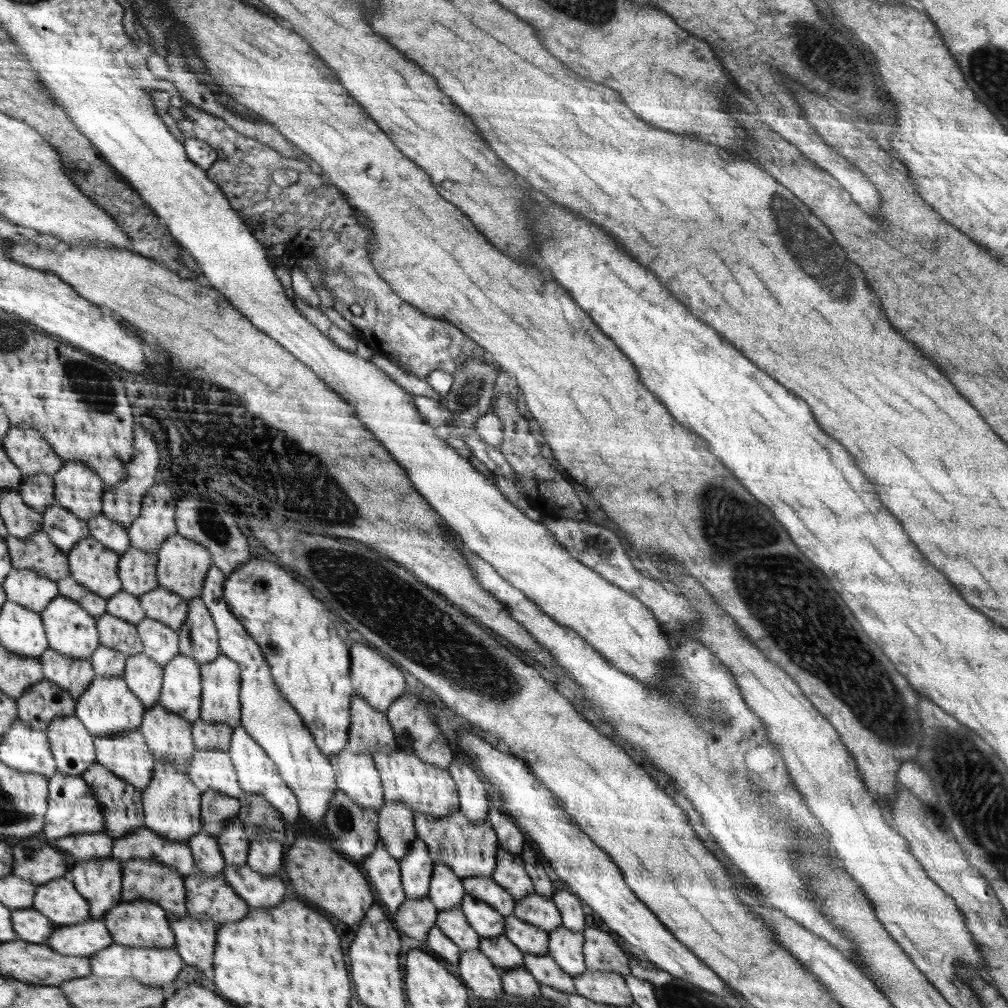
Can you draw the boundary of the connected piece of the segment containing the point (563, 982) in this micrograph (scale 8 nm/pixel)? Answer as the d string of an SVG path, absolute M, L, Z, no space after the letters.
M524 953L523 959L523 966L529 970L529 973L539 983L548 985L560 992L576 993L572 976L565 970L562 970L555 961L555 958L549 953L542 956Z

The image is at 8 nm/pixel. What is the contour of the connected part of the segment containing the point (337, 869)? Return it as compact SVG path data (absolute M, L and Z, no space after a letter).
M306 830L299 832L295 842L289 847L284 868L288 872L288 878L296 892L316 906L324 908L326 912L334 914L338 920L342 920L348 926L360 924L366 912L374 906L374 894L364 878L364 874L345 860L344 856L336 854L328 842L324 842L316 832Z

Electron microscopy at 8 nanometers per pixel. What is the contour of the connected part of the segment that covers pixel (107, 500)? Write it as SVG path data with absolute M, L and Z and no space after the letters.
M134 426L132 439L132 458L125 464L126 476L113 487L108 487L103 492L103 510L104 516L114 524L118 524L128 530L132 526L132 521L140 516L141 500L146 496L148 489L159 479L160 470L158 470L158 447L154 436L144 430L142 426Z

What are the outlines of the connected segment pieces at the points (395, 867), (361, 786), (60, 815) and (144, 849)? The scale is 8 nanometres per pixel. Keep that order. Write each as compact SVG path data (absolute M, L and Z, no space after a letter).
M380 839L375 850L361 863L379 892L380 902L395 915L397 908L407 899L401 883L399 860L386 850Z
M347 748L330 757L338 786L354 804L374 809L377 814L385 803L383 784L373 756L366 751L353 753Z
M57 770L51 778L51 801L46 814L44 834L53 843L56 839L78 833L98 832L105 828L104 808L100 807L92 788L82 776L72 776Z
M145 826L115 838L113 855L118 862L136 857L156 859L179 872L184 879L198 871L189 843L168 840Z

